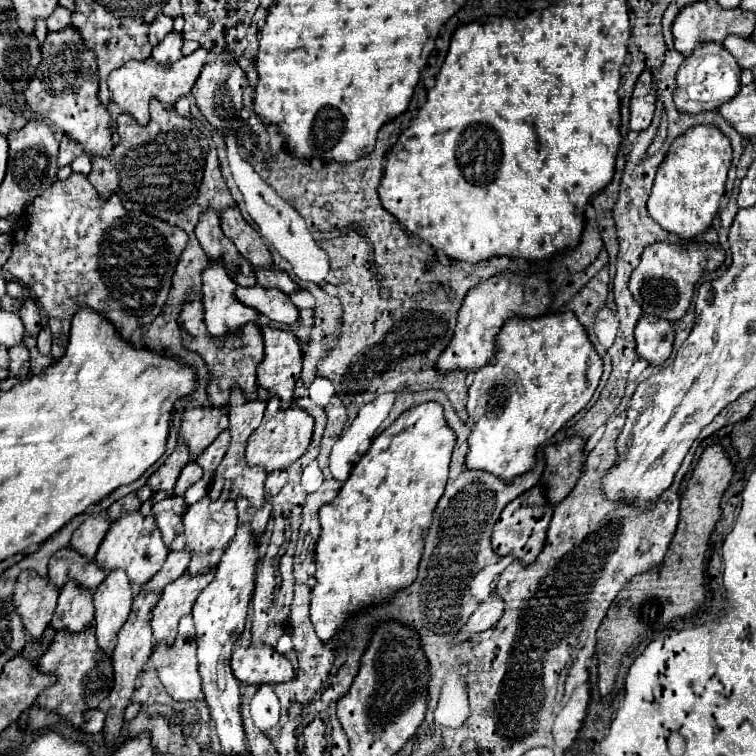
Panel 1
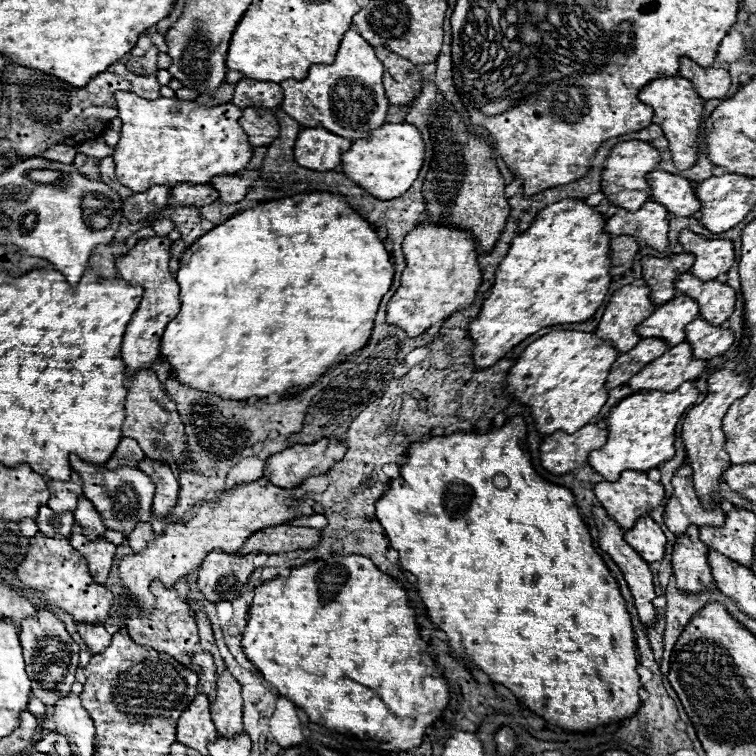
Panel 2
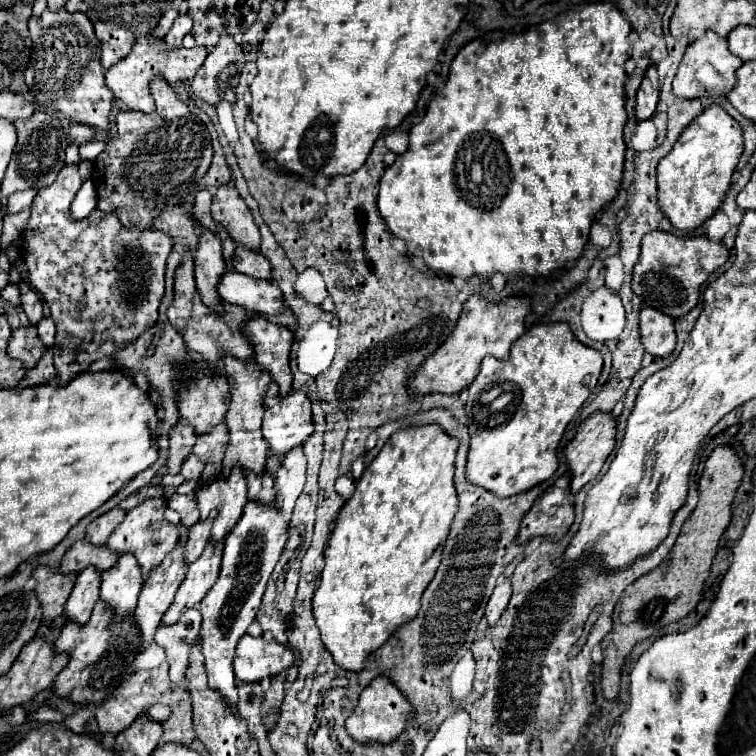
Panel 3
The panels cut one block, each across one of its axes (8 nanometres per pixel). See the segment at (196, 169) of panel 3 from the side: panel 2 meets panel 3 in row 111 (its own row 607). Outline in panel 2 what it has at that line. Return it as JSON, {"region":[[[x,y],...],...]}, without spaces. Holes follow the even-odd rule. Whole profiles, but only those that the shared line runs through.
{"region":[[[152,582],[152,594],[156,596],[156,606],[154,606],[154,610],[150,612],[148,618],[140,618],[140,612],[128,602],[128,598],[122,600],[122,606],[126,606],[126,608],[120,608],[120,612],[122,612],[122,618],[126,620],[126,628],[130,632],[130,638],[138,644],[150,646],[150,648],[164,652],[164,654],[170,654],[182,666],[200,674],[202,670],[192,664],[192,656],[194,656],[192,650],[198,644],[198,628],[196,628],[194,612],[190,610],[186,600],[178,598],[174,588],[164,588],[162,582]]]}

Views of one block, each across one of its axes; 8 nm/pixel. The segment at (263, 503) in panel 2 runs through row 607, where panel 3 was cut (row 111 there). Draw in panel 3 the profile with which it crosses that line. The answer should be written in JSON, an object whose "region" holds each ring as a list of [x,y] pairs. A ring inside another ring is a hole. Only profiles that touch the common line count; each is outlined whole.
{"region":[[[152,34],[138,36],[132,52],[122,58],[118,64],[114,64],[110,70],[106,70],[106,86],[114,92],[116,100],[122,100],[130,110],[138,112],[152,112],[152,96],[150,96],[150,80],[156,76],[162,76],[170,86],[192,82],[198,68],[202,66],[208,50],[204,46],[194,48],[168,48],[164,40],[154,38]]]}

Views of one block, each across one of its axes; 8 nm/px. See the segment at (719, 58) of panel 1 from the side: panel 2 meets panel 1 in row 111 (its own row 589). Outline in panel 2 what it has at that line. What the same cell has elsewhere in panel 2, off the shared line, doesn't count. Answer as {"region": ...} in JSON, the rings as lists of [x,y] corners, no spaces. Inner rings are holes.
{"region":[[[690,526],[676,542],[672,552],[676,586],[682,592],[698,594],[716,588],[708,564],[708,546],[698,540],[698,528]]]}

